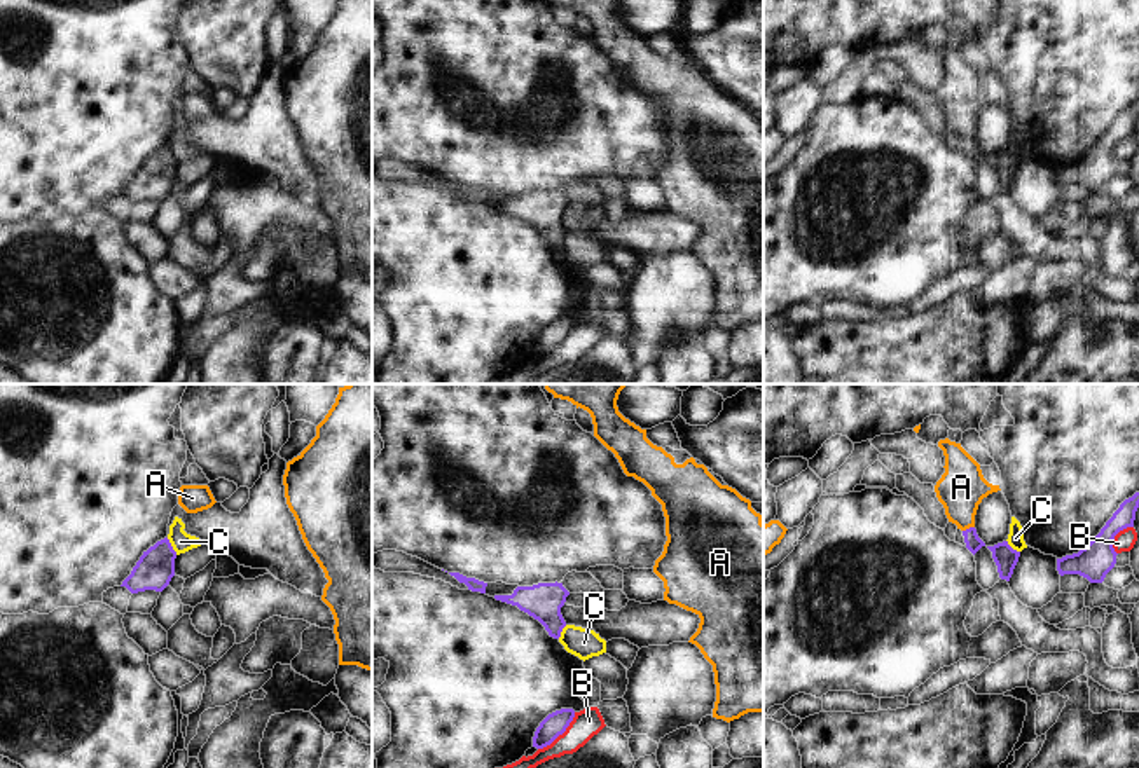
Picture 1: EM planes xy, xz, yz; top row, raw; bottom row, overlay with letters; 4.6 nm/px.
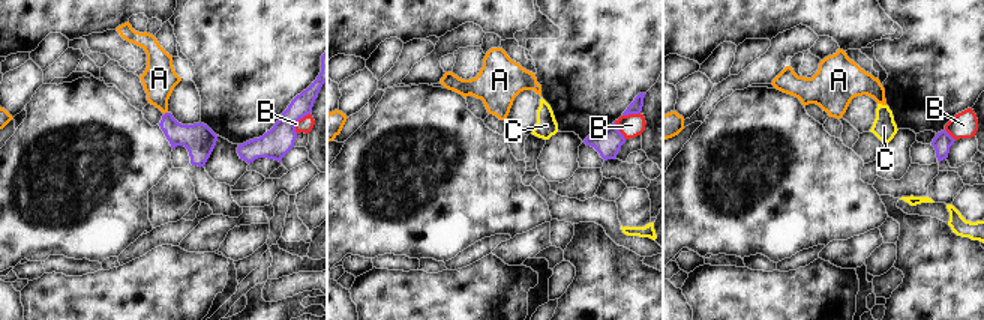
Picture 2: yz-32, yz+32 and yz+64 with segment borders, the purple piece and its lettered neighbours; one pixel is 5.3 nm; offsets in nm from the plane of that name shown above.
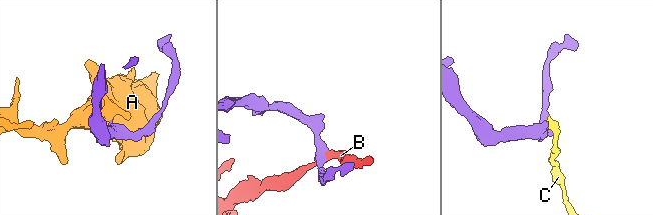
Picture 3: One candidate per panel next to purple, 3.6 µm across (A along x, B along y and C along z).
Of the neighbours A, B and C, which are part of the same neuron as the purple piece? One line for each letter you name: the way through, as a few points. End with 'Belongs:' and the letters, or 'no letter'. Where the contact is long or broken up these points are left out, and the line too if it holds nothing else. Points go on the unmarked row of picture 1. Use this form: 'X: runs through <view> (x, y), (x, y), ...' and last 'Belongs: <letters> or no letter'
A: runs through yz (973, 152), (970, 137), (961, 121), (961, 96)
Belongs: A

